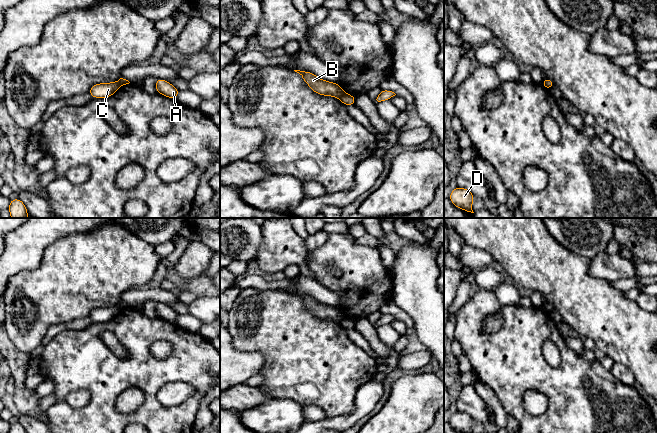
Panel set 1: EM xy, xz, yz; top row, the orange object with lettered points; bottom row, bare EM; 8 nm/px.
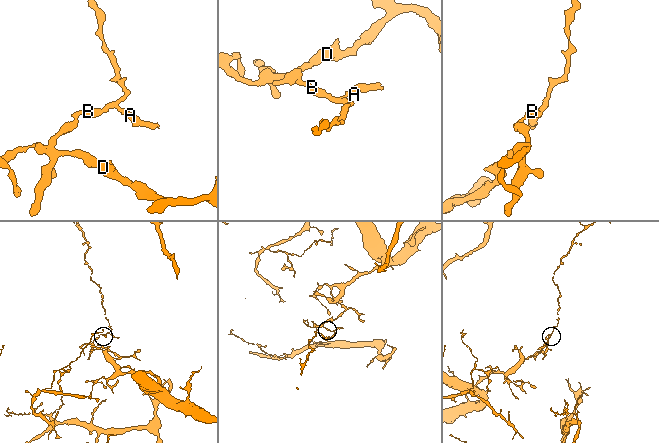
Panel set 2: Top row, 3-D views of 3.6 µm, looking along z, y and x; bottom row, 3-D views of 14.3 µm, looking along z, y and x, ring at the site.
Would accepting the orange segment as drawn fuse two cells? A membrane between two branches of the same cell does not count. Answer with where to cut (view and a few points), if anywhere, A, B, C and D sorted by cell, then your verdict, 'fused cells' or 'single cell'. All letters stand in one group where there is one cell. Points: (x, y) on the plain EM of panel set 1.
cut in xz along (344, 317), (340, 323); A / B C D; fused cells

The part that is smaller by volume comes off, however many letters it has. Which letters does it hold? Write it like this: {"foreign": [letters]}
{"foreign": ["A"]}

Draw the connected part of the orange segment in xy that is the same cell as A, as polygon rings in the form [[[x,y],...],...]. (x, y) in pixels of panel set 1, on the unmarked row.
[[[157,303],[155,309],[156,309],[156,316],[176,324],[179,314],[172,308],[163,303]]]

